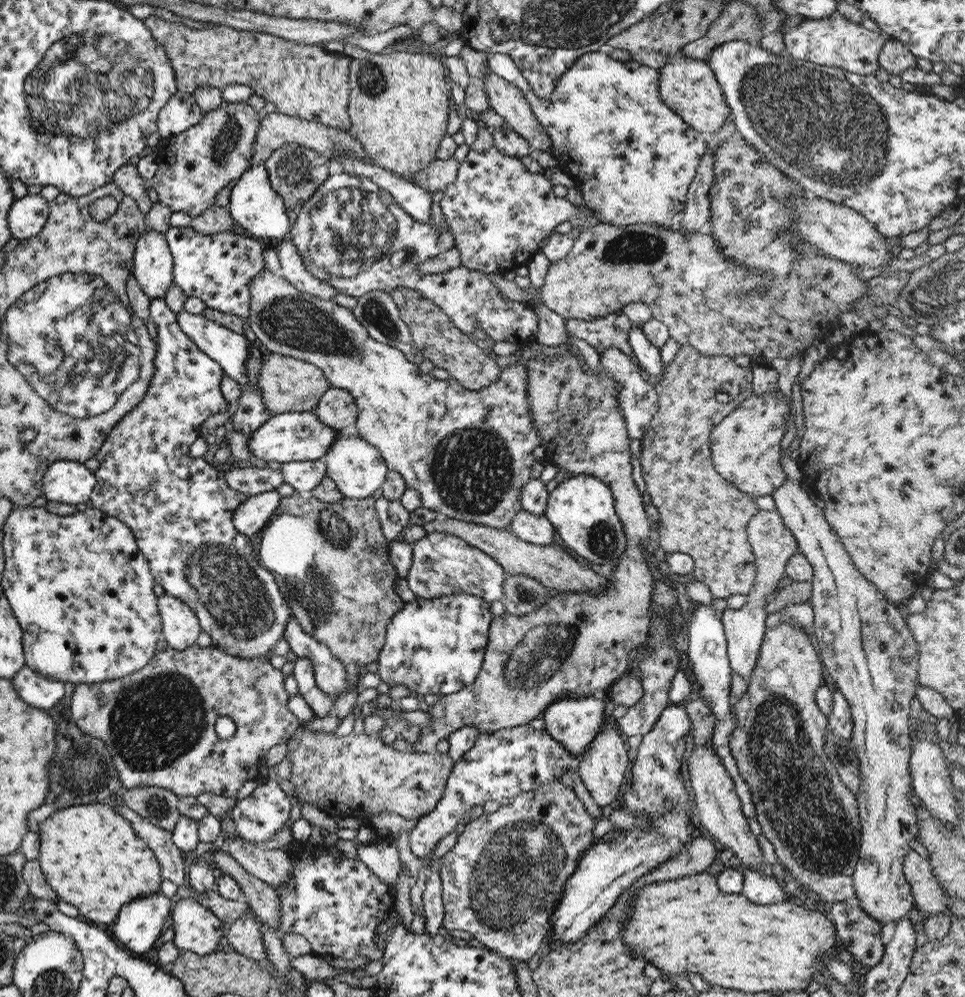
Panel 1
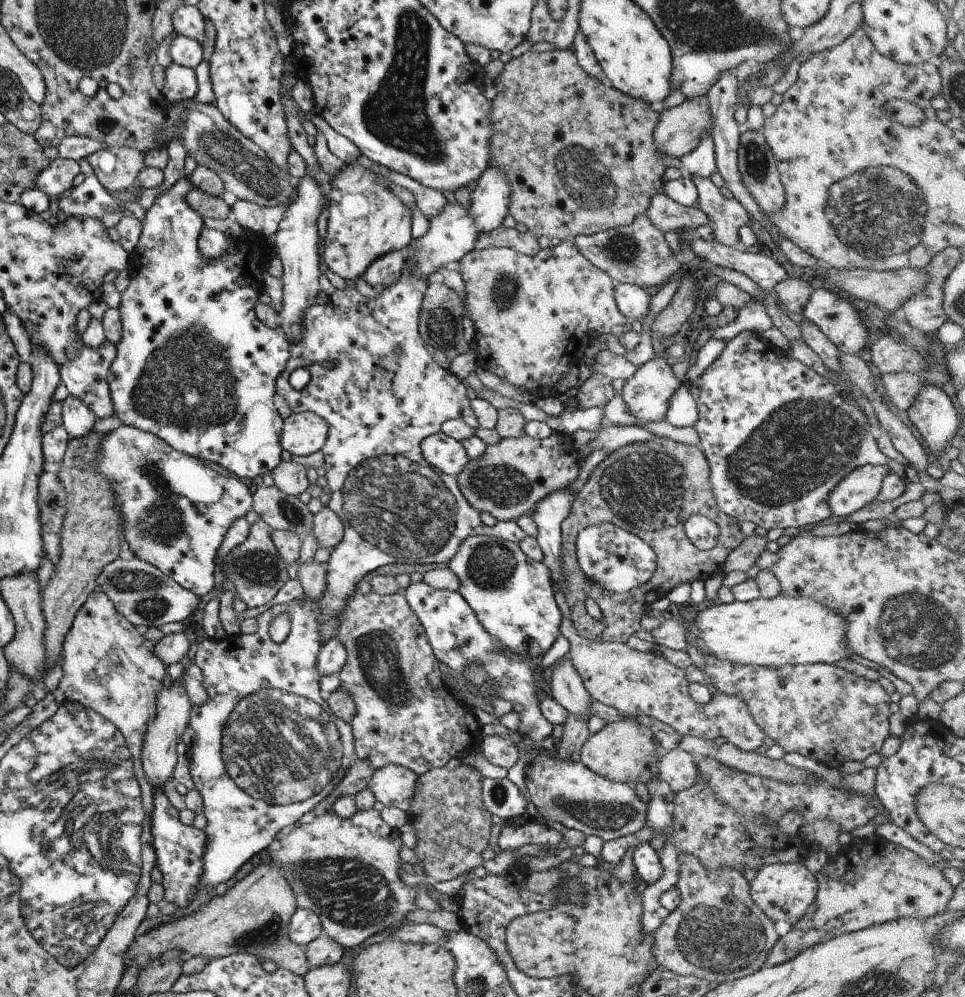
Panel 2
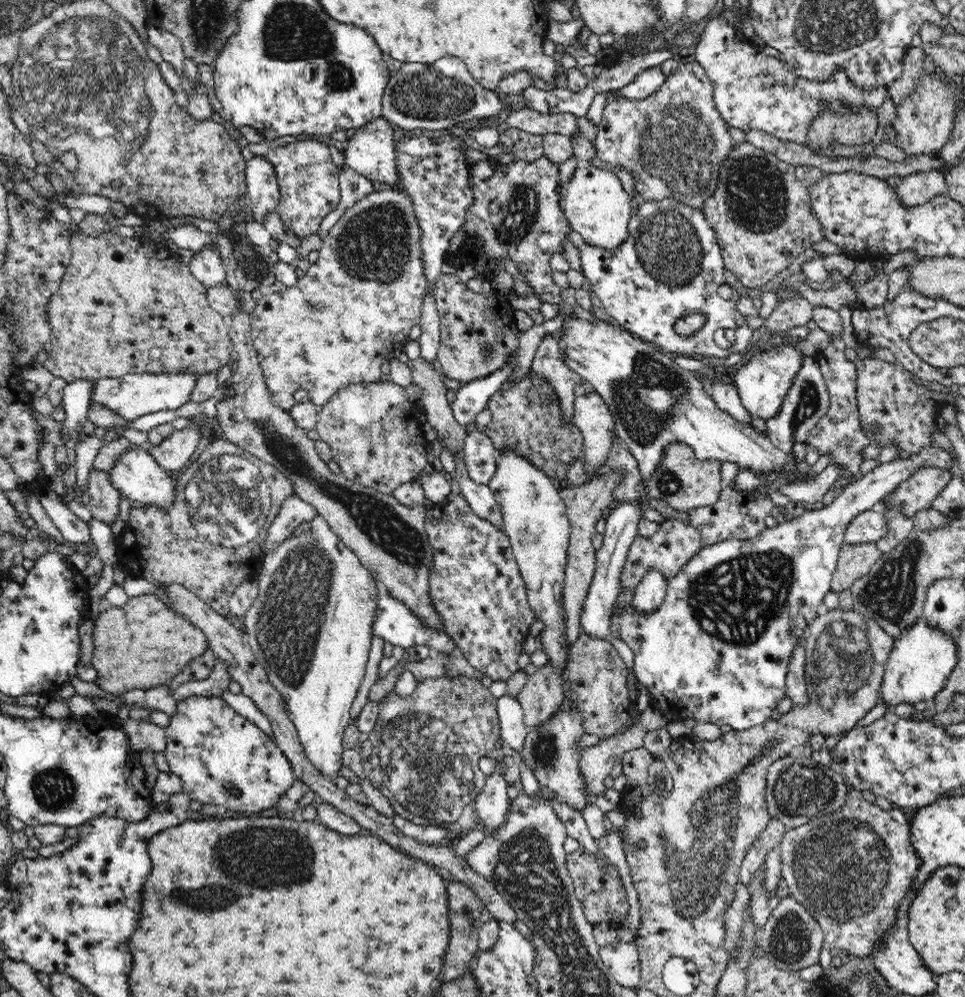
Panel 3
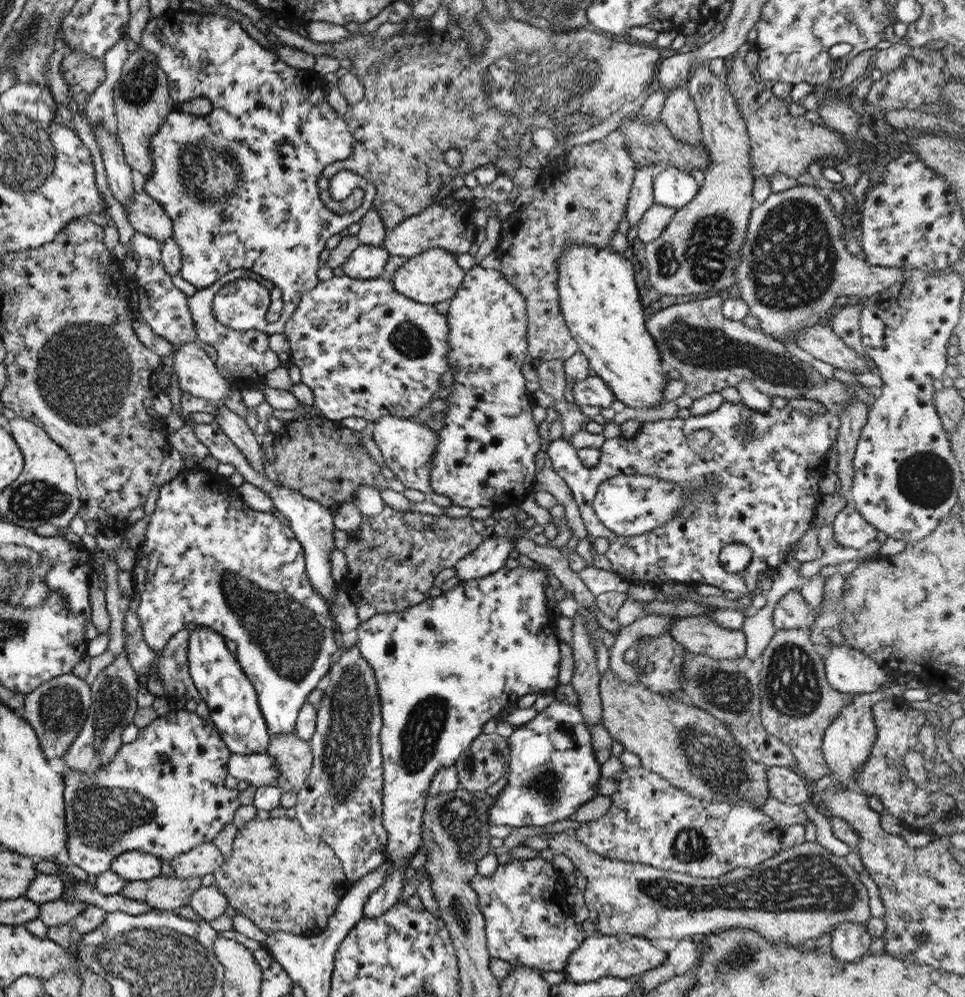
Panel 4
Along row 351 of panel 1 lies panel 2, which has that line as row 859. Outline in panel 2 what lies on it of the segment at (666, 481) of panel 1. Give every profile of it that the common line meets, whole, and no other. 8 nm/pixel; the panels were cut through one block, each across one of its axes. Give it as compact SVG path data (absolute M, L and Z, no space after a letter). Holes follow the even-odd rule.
M685 852L678 853L677 860L679 870L678 878L674 887L679 893L680 901L677 903L675 910L669 912L669 914L663 918L661 924L652 932L653 958L655 958L658 968L669 970L669 972L673 972L673 974L676 975L694 976L695 978L705 979L706 981L709 981L712 978L717 978L719 981L732 981L759 970L764 964L771 947L777 942L778 936L775 933L775 930L773 930L774 923L771 922L771 920L765 916L764 912L761 912L761 908L751 900L747 880L743 878L743 875L740 872L725 866L717 868L717 870L708 870L699 860L697 860L697 858L695 858L695 856L685 854Z

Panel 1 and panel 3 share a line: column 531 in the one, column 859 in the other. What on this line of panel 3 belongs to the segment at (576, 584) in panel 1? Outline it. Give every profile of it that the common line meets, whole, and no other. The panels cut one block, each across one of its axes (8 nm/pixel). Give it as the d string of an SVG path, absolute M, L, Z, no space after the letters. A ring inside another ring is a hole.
M848 544L840 548L836 570L832 576L831 590L837 593L851 588L852 584L862 578L873 564L882 556L875 544Z

